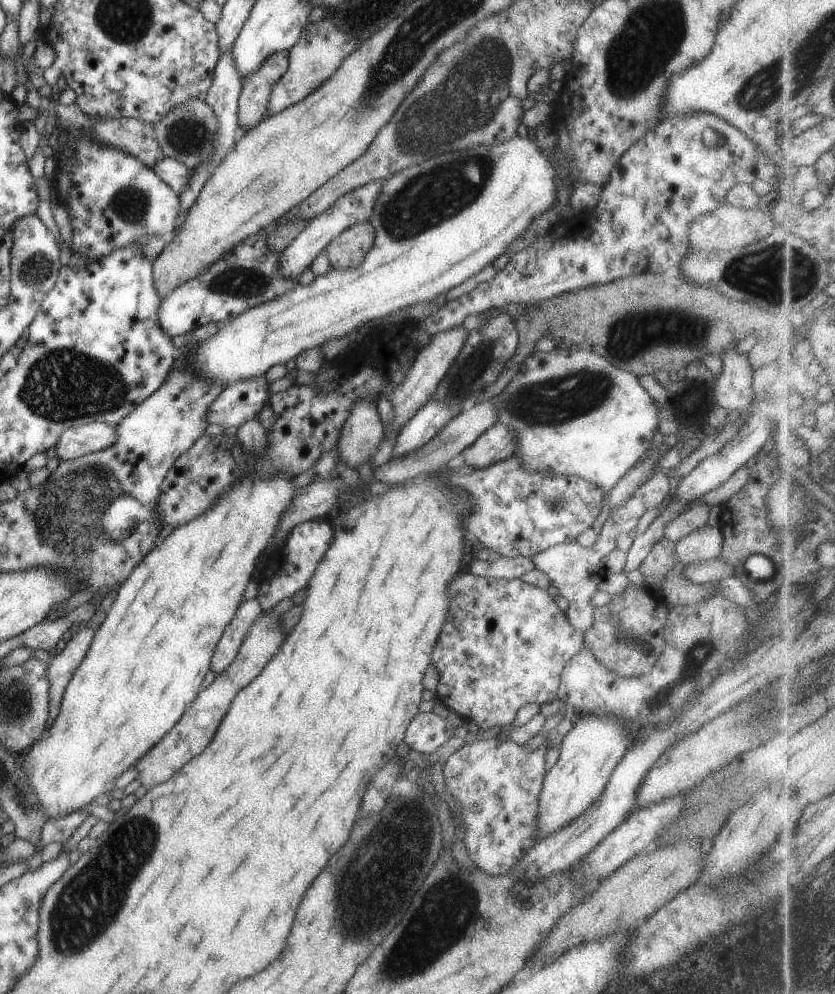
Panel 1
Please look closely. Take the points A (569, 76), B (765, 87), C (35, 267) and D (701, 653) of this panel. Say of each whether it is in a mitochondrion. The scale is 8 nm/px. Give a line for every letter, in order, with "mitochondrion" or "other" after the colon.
A: other
B: mitochondrion
C: mitochondrion
D: mitochondrion

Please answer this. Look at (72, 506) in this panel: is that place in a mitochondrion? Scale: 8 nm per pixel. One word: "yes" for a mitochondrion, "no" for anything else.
yes

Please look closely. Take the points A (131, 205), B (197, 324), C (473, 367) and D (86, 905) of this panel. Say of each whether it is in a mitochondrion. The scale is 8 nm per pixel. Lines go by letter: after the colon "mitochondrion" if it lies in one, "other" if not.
A: mitochondrion
B: other
C: mitochondrion
D: mitochondrion

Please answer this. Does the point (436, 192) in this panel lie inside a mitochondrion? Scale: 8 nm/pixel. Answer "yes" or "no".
yes

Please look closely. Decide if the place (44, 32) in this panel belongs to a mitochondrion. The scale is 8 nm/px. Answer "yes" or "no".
no

